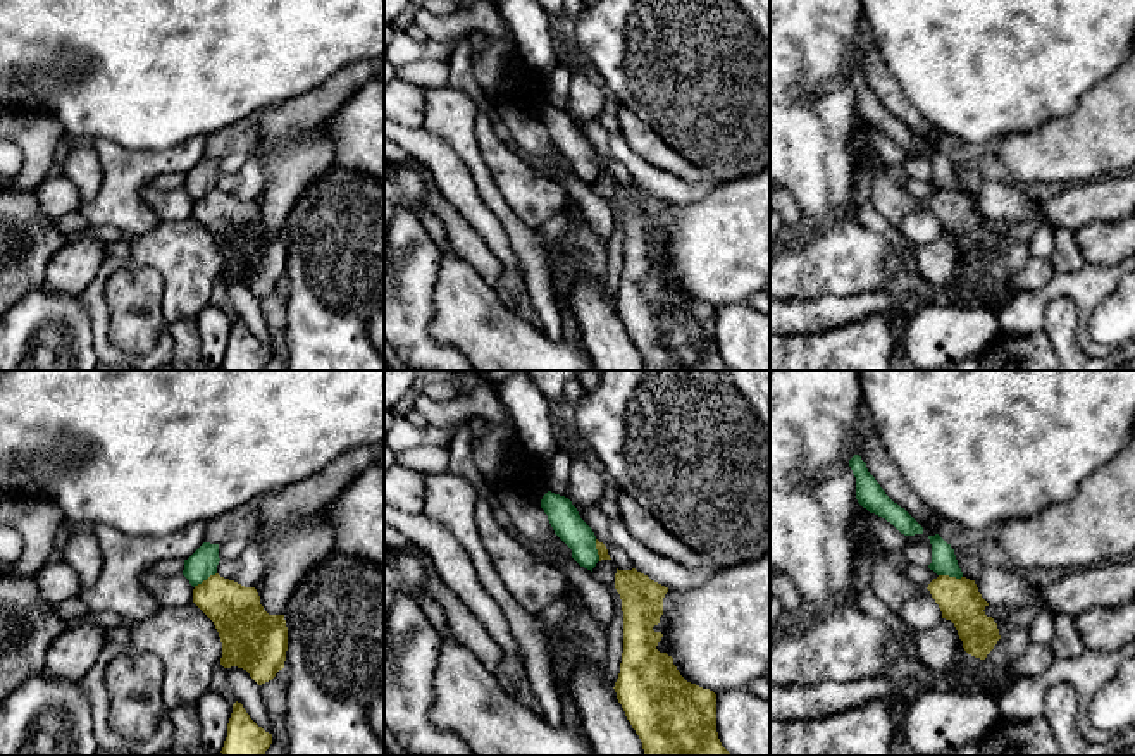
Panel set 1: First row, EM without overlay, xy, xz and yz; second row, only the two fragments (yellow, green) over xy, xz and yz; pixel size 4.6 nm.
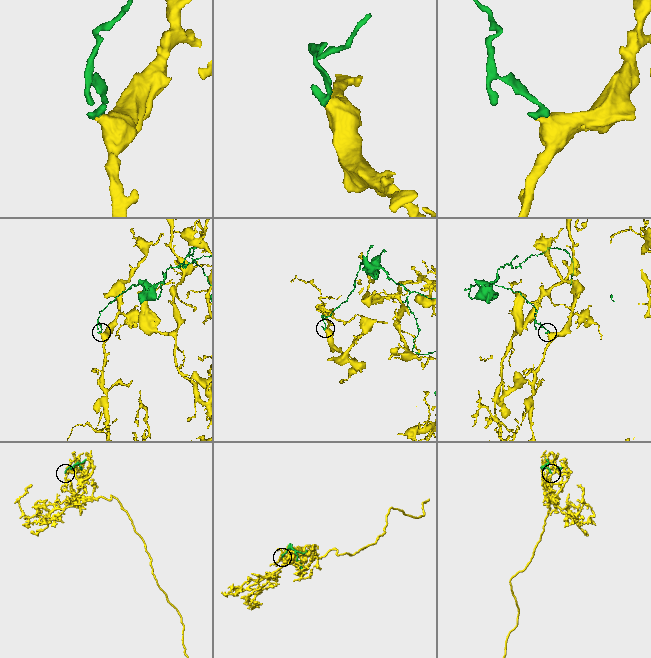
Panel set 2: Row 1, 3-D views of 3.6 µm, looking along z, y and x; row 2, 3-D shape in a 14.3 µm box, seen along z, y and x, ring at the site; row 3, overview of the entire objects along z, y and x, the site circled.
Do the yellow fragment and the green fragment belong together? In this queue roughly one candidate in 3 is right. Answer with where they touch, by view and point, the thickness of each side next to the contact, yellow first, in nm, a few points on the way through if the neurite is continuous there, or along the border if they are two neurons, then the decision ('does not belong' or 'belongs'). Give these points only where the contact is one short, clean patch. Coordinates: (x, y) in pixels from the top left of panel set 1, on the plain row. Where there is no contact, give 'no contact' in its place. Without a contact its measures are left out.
contact yz (951, 192); calibres 200 and 120 nm; border yz (939, 188), (961, 192); does not belong

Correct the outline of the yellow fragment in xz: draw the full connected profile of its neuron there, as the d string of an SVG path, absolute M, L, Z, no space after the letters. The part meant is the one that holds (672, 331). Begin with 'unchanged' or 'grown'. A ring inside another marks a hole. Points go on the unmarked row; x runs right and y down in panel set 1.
unchanged | M617 183L615 203L623 226L623 267L613 303L642 356L644 370L732 370L718 353L716 308L687 296L673 279L673 272L656 263L663 248L654 246L653 241L663 229L663 212L668 201L636 183Z

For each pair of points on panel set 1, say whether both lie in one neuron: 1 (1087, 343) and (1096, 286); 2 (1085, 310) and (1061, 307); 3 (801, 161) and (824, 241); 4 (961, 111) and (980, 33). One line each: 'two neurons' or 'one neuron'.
1: one neuron
2: two neurons
3: two neurons
4: one neuron

